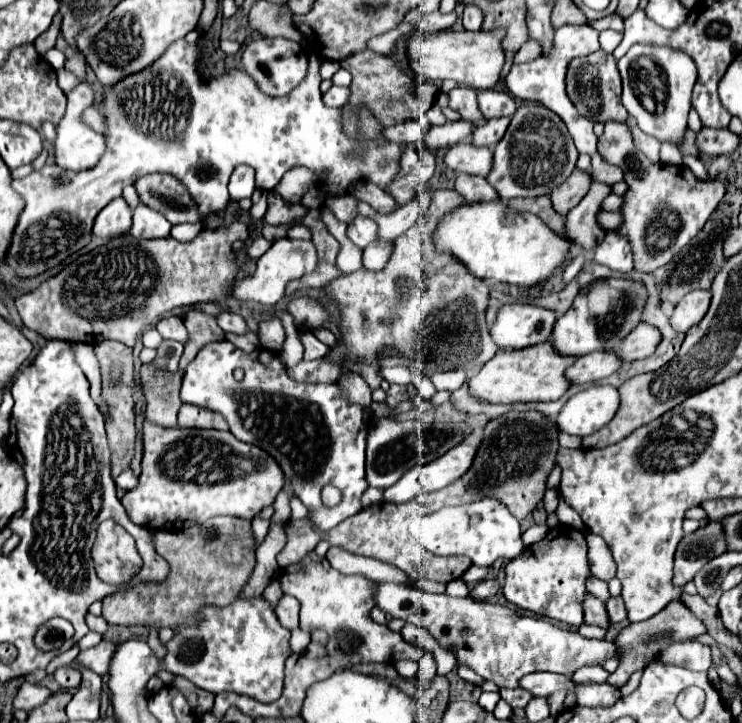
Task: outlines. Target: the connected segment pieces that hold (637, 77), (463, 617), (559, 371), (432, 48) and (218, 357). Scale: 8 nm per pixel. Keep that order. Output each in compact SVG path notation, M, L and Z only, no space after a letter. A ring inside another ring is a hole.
M634 45L618 61L618 69L624 83L622 103L626 111L632 115L632 119L636 119L638 127L644 133L656 137L658 141L668 141L680 147L688 129L690 95L696 83L694 61L690 61L686 53L678 53L674 49Z
M378 583L378 593L376 593L376 605L390 613L392 617L404 619L406 623L414 623L422 629L426 629L444 649L452 651L458 665L464 663L472 671L476 671L480 677L494 681L498 687L518 687L518 681L534 671L550 671L550 673L562 673L562 675L572 675L576 669L584 665L602 665L606 657L618 657L618 649L612 641L596 641L596 639L586 639L580 633L560 629L544 619L528 617L522 613L516 613L510 607L498 605L498 603L488 603L488 601L474 601L472 597L450 597L446 593L442 595L430 595L422 589L410 587L410 585L396 585L396 583Z
M546 341L542 345L532 345L530 349L514 349L514 351L512 349L500 349L488 363L484 363L480 367L478 373L474 373L468 379L468 391L472 397L476 397L482 403L512 405L512 403L526 403L526 401L556 401L570 387L570 383L564 377L564 371L568 365L572 365L572 361L576 361L576 357L558 357L558 353L554 353L550 349L550 341Z
M446 29L434 35L422 35L414 31L408 41L408 55L410 67L416 75L432 81L452 79L460 85L468 85L472 89L494 89L500 71L504 65L504 51L502 51L502 31L454 31Z
M216 341L204 345L200 353L194 357L194 361L186 367L180 387L180 399L182 403L220 413L230 425L230 433L236 439L258 445L260 449L268 451L282 467L286 479L294 489L294 495L308 507L310 521L316 529L320 531L332 529L338 523L342 523L346 517L352 517L362 509L360 497L368 489L366 473L364 473L364 451L366 451L370 415L366 413L366 409L344 401L338 393L338 385L334 383L310 385L310 383L290 381L286 367L282 365L280 357L276 357L274 353L260 349L258 353L250 355L234 347L230 341ZM330 483L342 493L340 503L334 505L332 509L322 503L322 487Z

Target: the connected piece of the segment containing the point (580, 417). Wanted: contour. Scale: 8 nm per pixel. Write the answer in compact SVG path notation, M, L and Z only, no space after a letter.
M610 385L588 387L566 401L556 427L562 433L586 437L602 429L618 409L618 391Z

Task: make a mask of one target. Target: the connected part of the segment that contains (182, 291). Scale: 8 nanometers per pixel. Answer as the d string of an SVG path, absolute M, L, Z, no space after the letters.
M234 221L222 229L202 229L192 241L180 243L172 237L166 239L134 239L130 235L112 237L108 243L94 251L80 255L76 261L66 265L58 275L46 279L36 291L16 301L16 309L26 327L38 331L46 339L68 339L92 345L92 335L120 341L134 347L136 339L146 327L154 325L162 315L174 307L186 307L200 301L224 301L226 289L238 275L238 259L232 251L234 241L248 239L248 225Z

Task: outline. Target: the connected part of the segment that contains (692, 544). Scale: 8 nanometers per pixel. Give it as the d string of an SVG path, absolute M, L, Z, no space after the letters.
M710 521L692 535L684 535L674 557L674 585L684 587L706 561L722 555L724 551L724 533L716 521Z

